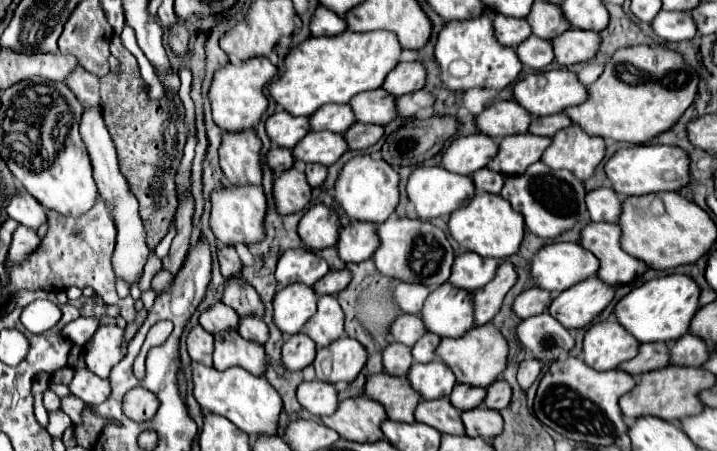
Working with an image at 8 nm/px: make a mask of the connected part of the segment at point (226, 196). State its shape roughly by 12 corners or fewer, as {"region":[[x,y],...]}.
{"region":[[262,186],[214,188],[210,226],[222,244],[264,238]]}

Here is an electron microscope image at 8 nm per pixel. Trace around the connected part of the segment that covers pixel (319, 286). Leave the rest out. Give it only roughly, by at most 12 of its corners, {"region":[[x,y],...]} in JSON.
{"region":[[328,272],[312,288],[318,296],[338,294],[350,282],[350,272]]}

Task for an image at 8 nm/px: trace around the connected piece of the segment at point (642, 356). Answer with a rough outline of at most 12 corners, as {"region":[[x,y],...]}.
{"region":[[666,342],[640,344],[618,368],[632,376],[668,366]]}

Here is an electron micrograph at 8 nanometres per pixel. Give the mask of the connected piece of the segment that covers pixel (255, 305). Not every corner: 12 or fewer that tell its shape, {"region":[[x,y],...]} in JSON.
{"region":[[226,280],[222,302],[238,316],[262,316],[264,306],[252,284]]}

